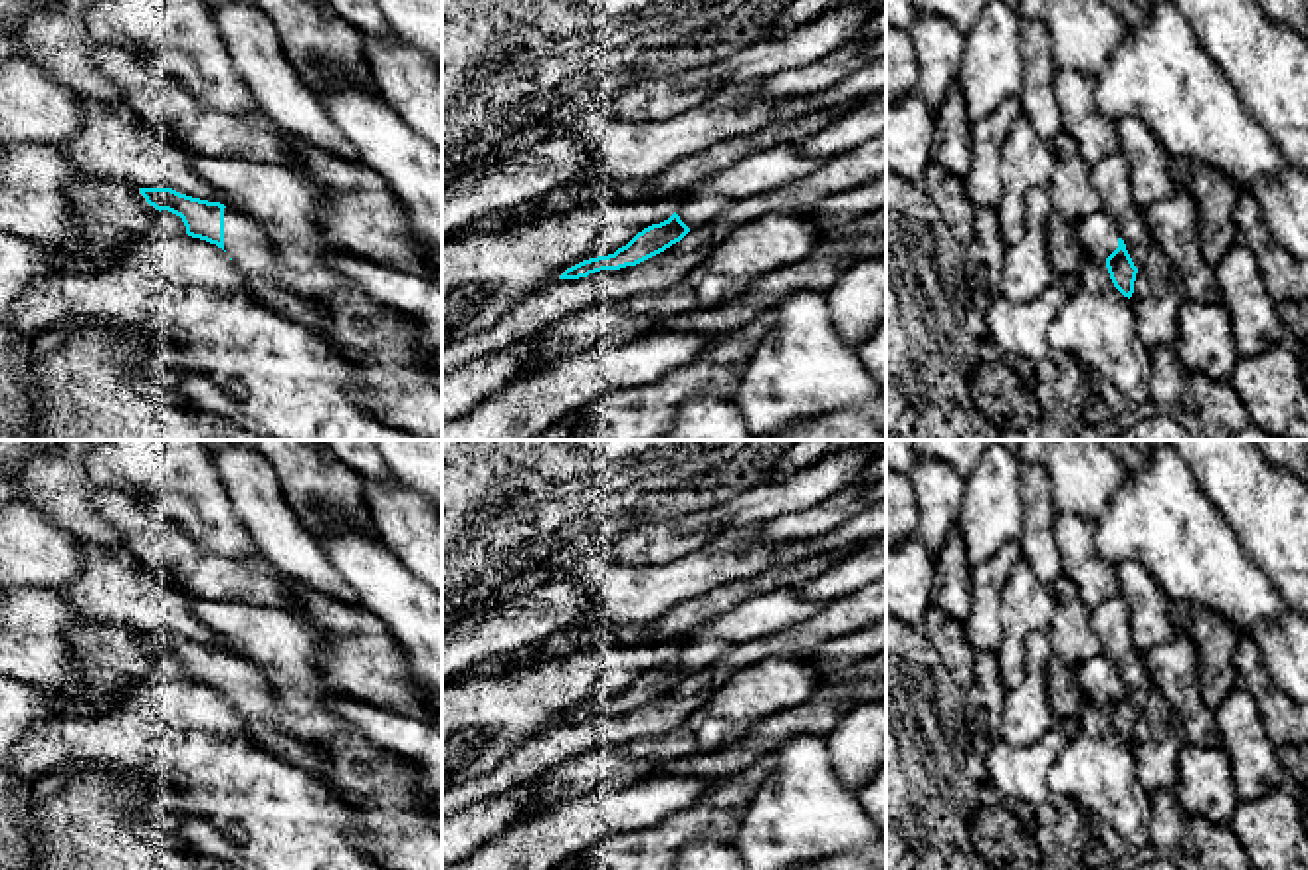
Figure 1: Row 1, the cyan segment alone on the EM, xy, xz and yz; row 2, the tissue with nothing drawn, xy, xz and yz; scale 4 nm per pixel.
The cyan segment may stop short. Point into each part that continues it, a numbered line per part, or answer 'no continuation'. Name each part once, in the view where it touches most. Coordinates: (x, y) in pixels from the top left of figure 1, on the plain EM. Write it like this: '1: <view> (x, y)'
1: xy (246, 686)

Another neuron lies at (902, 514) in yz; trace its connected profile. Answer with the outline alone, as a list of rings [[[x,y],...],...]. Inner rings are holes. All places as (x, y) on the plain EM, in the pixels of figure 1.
[[[886,468],[886,553],[916,535],[922,509],[910,474]]]

